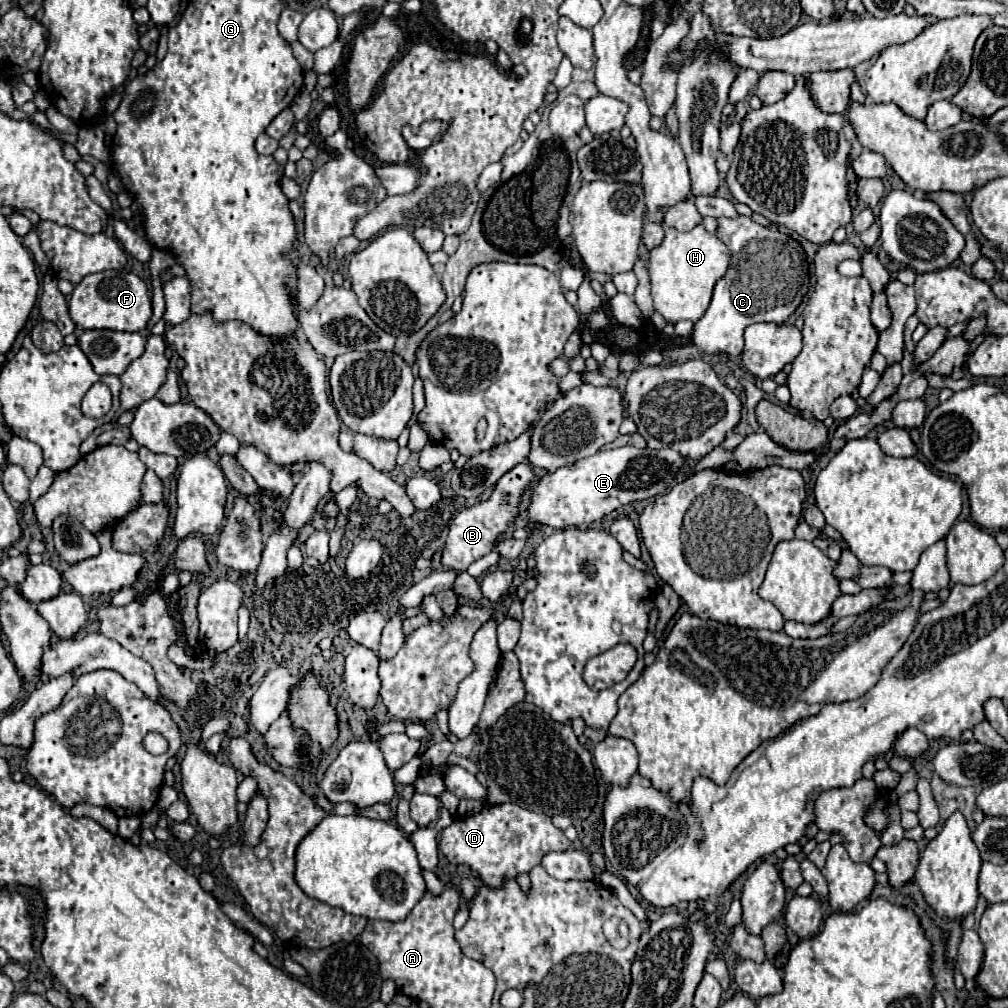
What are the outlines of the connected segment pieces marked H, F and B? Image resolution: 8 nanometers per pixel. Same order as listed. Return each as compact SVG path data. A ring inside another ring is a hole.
M695 226L689 232L665 228L665 240L651 252L649 276L651 276L651 298L653 308L671 324L679 320L697 322L709 308L713 288L729 266L729 250L703 226Z
M105 270L89 274L81 284L75 286L69 298L69 314L81 330L119 330L119 332L141 332L147 328L151 318L151 296L145 282L125 270Z
M521 462L517 464L513 470L509 470L495 486L491 498L487 502L475 504L471 508L461 510L455 520L449 526L449 536L447 536L447 544L445 550L441 554L441 562L449 568L453 568L457 574L465 572L469 568L471 562L479 560L481 556L489 554L495 548L495 540L507 530L507 524L513 520L513 516L517 514L517 506L519 506L519 496L521 490L533 480L533 470L529 466L529 462Z

